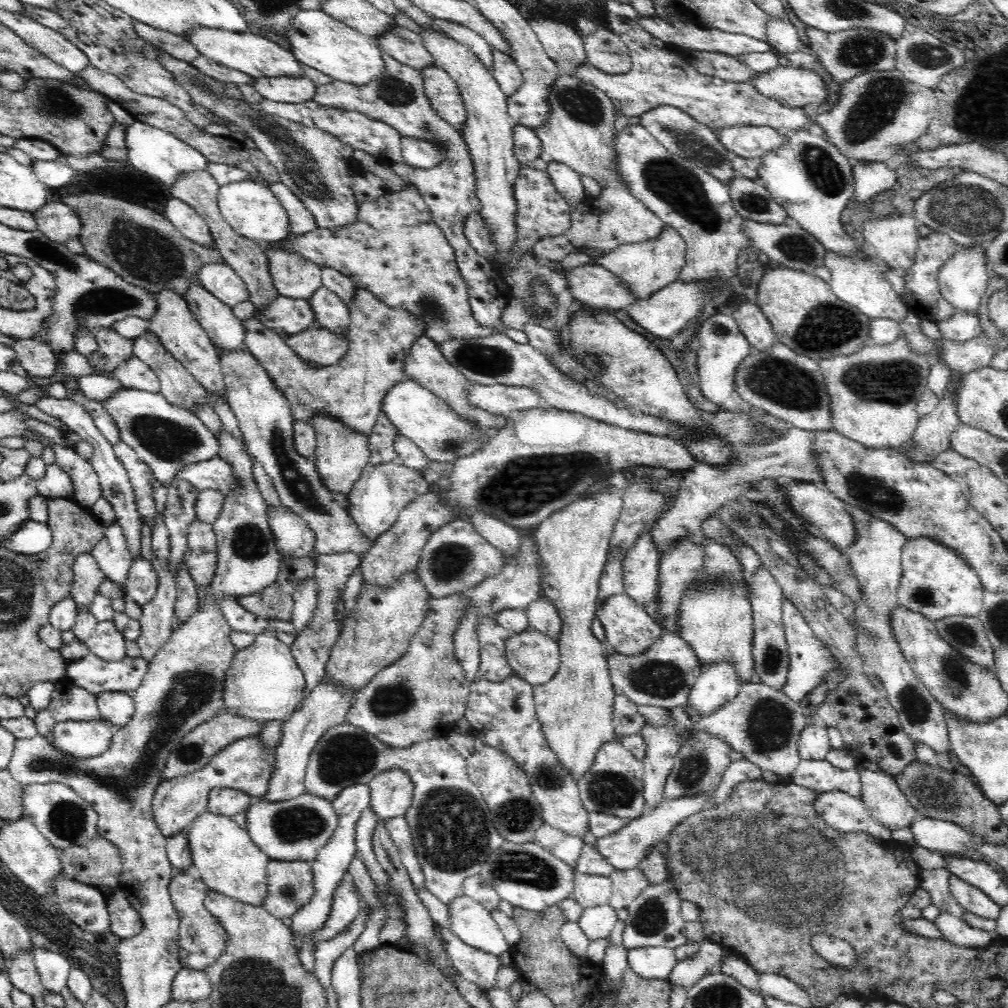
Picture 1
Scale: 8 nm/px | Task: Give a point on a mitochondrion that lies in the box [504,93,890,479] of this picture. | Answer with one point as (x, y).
(675, 182)

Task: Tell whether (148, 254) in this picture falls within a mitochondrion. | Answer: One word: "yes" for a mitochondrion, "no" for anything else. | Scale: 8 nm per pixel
yes

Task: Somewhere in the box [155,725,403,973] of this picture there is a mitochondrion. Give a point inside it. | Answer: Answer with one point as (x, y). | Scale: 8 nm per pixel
(343, 757)

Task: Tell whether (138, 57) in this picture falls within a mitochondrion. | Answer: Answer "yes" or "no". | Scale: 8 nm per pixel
yes

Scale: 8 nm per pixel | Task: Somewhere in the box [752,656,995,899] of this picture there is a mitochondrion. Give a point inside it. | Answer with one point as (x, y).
(937, 794)

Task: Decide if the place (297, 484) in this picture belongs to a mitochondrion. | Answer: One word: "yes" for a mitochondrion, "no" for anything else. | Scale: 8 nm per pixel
yes

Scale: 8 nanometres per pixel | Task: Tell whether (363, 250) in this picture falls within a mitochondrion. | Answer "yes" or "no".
no

